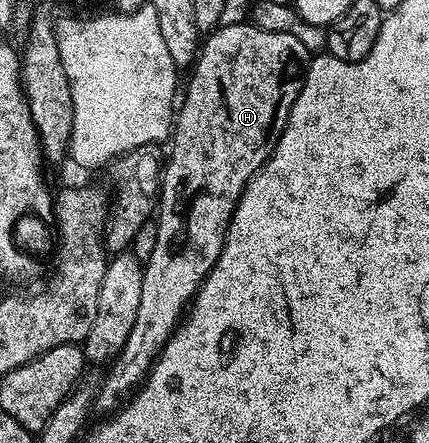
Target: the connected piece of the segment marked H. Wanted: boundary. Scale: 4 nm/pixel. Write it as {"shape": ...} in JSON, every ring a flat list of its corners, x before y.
{"shape":[[251,21,225,23,217,26,215,30,201,42,200,50,190,69,190,74,192,74,192,76,188,79,188,88,186,88,185,91,183,88,182,98,179,100,178,110,174,115,174,130,170,135,172,152,166,155,166,162,162,167,160,194,158,196,158,214,154,219,156,225,154,253,150,253,150,257,143,264,142,301,138,301,138,317,134,321,134,329,130,329,130,337,126,337,126,345,120,350,119,355,116,356,114,362,111,364,111,367,113,366,112,372,109,373,104,384,101,385,100,391,98,387,94,395,99,410,101,407,104,413,115,412,117,408,121,406,122,401,131,399,137,388,147,380,148,370,152,367,153,363,160,358,160,352,163,351,166,341,171,337,173,331,176,330,178,324,181,322,190,300,195,296,204,278,214,269,214,265,218,261,218,257,224,248,224,238,228,232,228,226,232,220,234,209,240,200,240,195,246,189,248,182,254,177,254,173,258,173,260,166,271,157,272,150,276,148,276,142,280,139,280,135,288,123,290,109,294,105,294,101,298,97,298,93,304,84,304,74,308,71,309,62,310,52,306,49,306,45,302,45,302,41,298,41,298,37,294,37,290,33,267,31,266,29,256,26,256,24]]}

